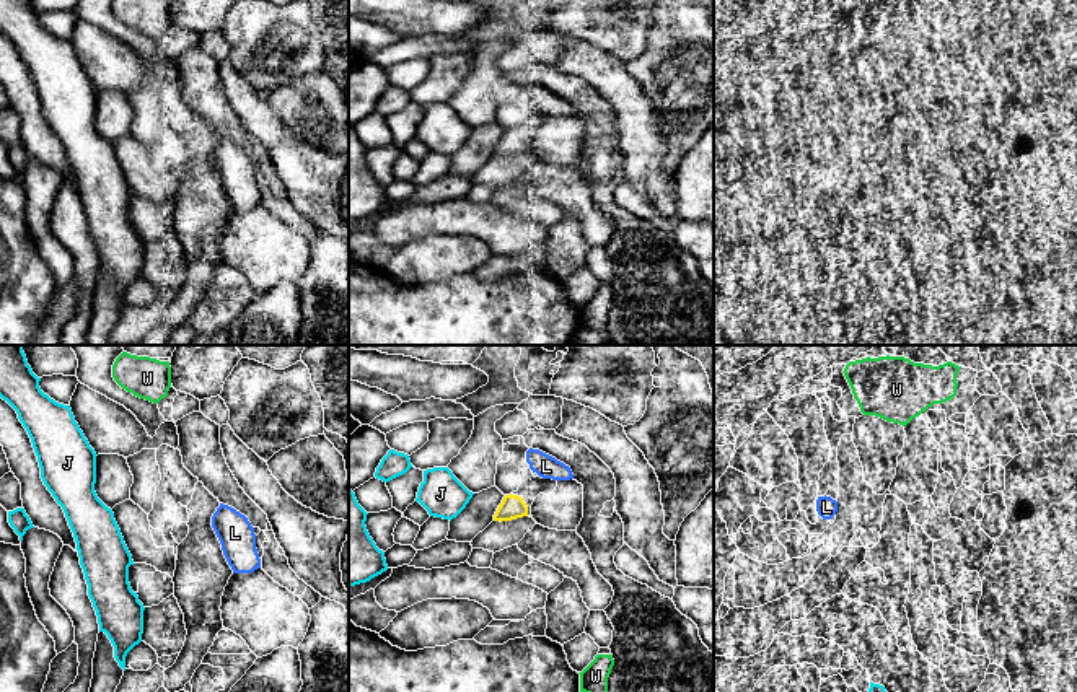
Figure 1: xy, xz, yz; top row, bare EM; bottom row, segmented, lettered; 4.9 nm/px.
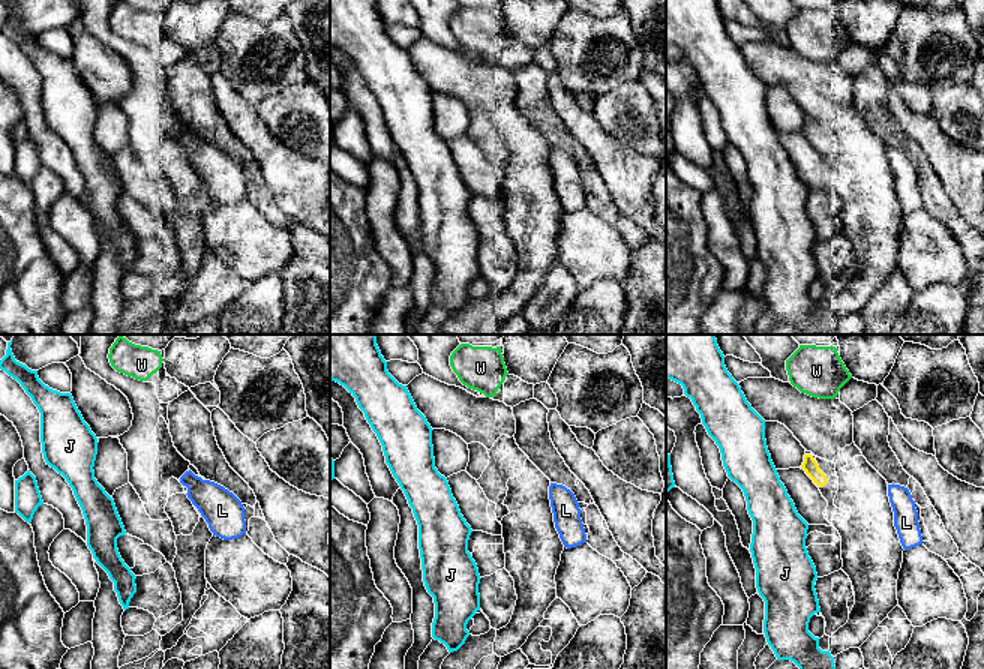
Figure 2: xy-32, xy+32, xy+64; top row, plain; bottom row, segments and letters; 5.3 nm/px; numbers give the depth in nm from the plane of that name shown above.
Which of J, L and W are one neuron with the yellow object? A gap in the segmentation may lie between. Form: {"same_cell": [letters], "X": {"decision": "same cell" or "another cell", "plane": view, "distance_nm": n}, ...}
{"same_cell": [], "J": {"decision": "another cell", "plane": "xz", "distance_nm": 140}, "L": {"decision": "another cell", "plane": "xz", "distance_nm": 140}, "W": {"decision": "another cell", "plane": "xz", "distance_nm": 750}}

